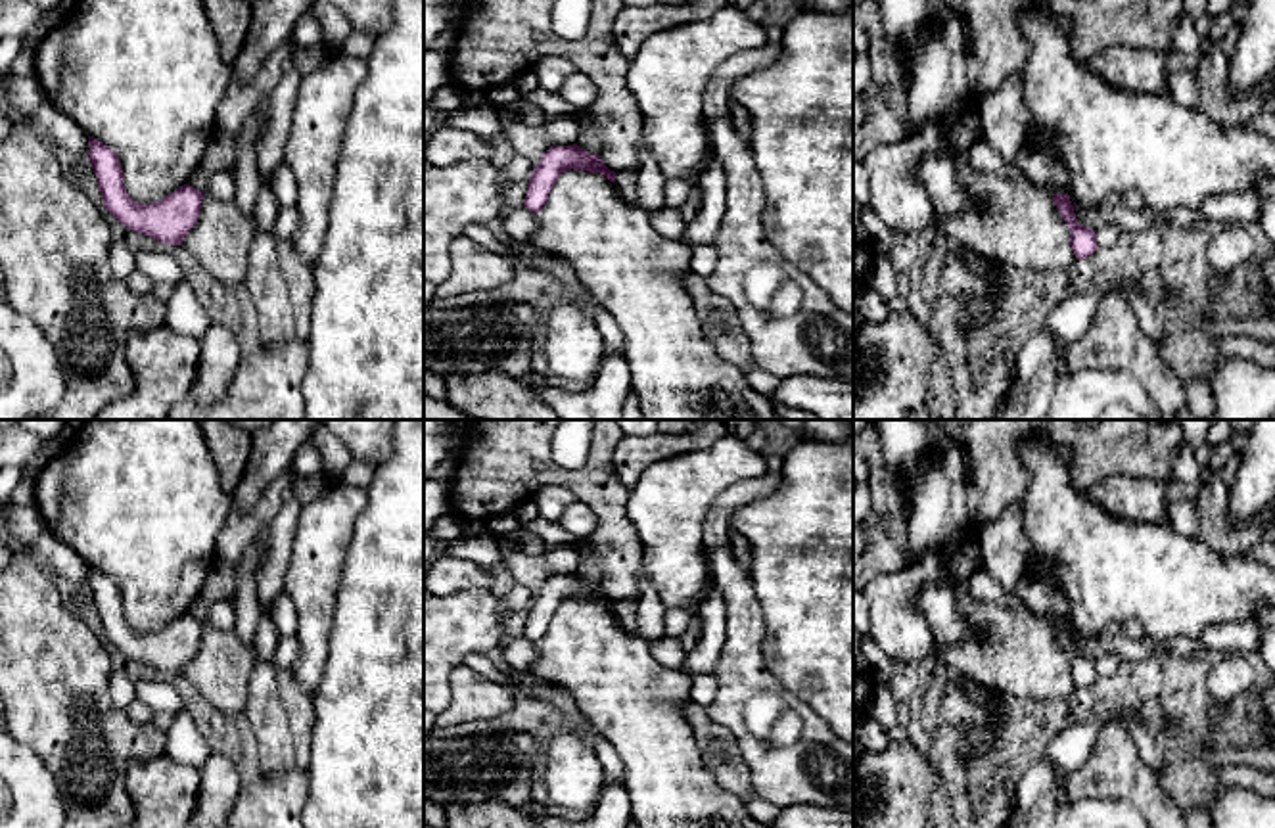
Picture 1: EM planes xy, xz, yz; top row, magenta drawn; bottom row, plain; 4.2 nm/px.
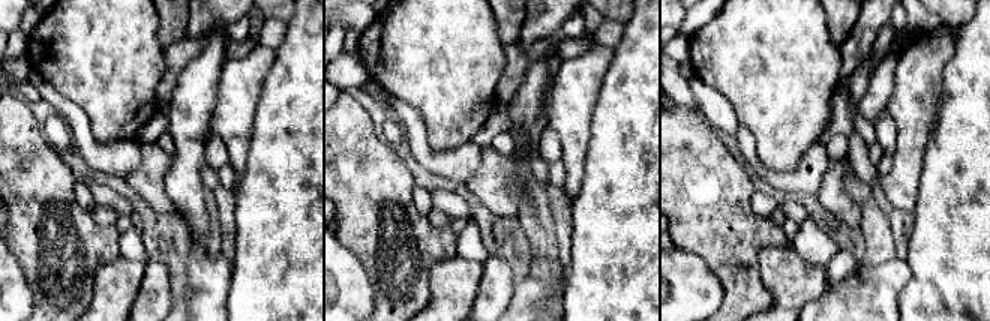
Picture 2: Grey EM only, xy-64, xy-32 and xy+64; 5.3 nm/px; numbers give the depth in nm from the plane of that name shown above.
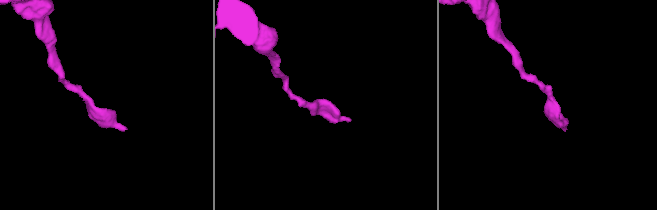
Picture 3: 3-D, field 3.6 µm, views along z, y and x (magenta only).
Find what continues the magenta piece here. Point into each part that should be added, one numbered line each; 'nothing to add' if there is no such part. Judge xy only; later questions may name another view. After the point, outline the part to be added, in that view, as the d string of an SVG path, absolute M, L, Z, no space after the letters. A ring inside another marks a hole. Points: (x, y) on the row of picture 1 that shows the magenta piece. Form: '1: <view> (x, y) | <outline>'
nothing to add

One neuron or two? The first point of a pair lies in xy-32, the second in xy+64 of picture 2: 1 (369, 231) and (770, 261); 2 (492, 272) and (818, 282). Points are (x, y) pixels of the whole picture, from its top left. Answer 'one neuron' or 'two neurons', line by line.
1: two neurons
2: two neurons

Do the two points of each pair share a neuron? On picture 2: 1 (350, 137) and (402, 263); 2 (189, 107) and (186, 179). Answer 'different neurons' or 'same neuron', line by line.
1: same neuron
2: same neuron

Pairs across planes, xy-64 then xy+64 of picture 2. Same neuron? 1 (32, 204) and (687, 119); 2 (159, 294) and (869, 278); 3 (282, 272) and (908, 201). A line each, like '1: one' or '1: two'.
1: one
2: two
3: two

